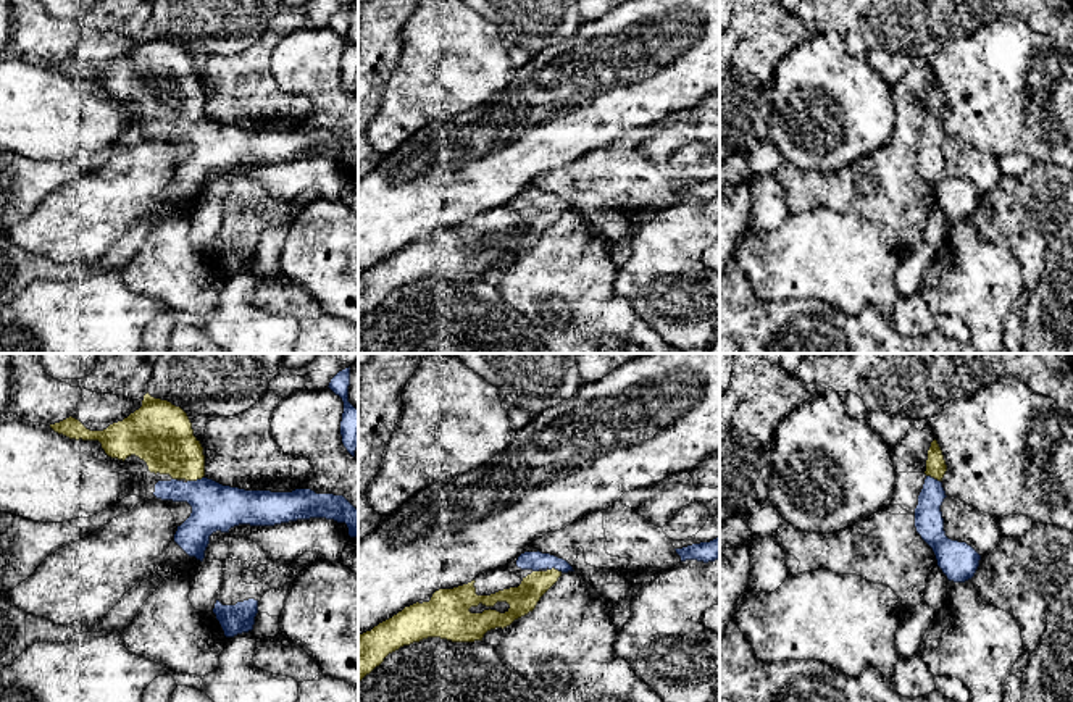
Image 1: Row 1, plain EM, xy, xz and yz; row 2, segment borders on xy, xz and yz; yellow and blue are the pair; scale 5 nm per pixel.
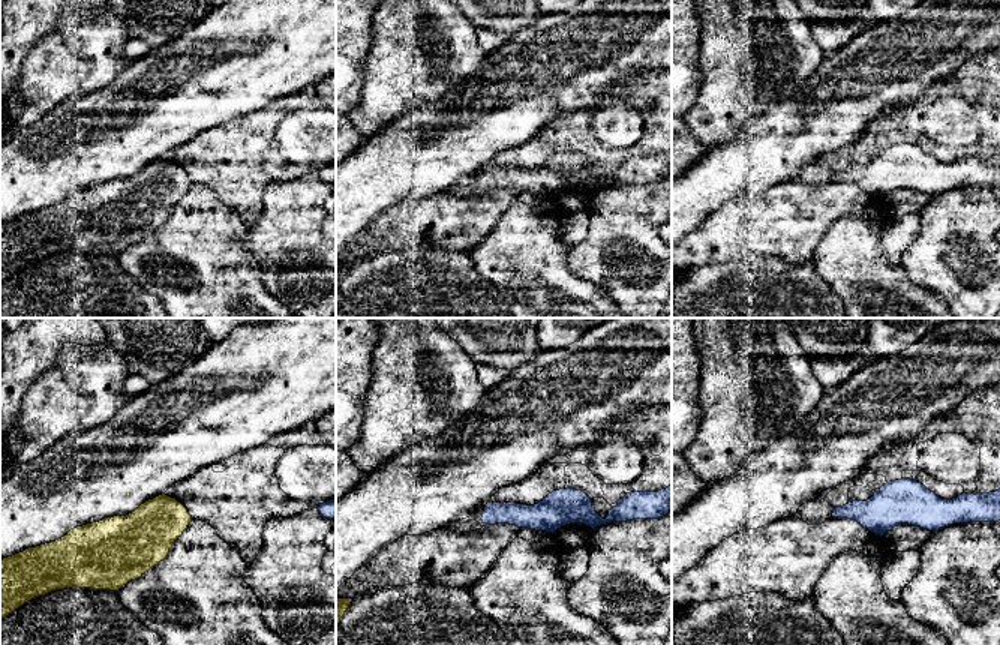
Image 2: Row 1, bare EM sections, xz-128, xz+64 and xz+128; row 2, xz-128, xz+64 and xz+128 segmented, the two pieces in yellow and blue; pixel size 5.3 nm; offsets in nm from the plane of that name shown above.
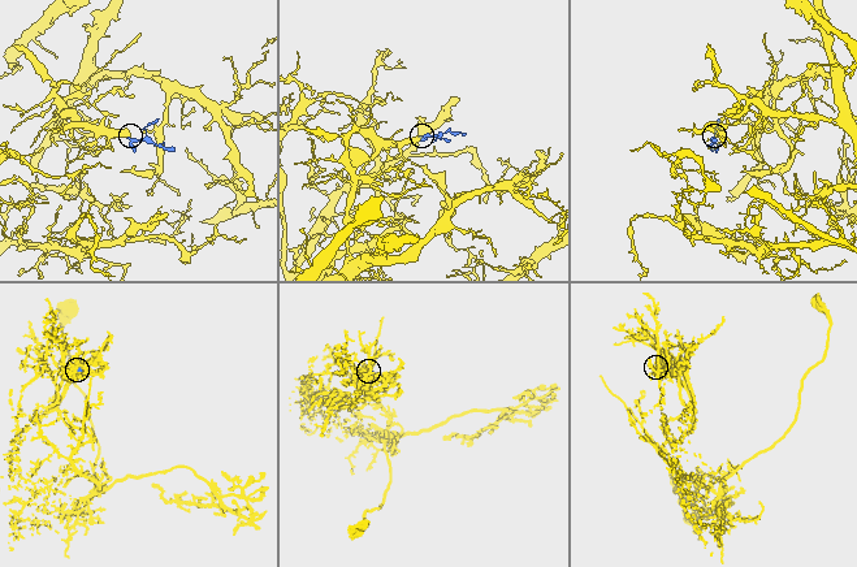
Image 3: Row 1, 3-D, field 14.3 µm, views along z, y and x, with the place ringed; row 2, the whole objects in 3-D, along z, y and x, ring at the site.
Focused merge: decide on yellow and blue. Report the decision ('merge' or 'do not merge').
merge

